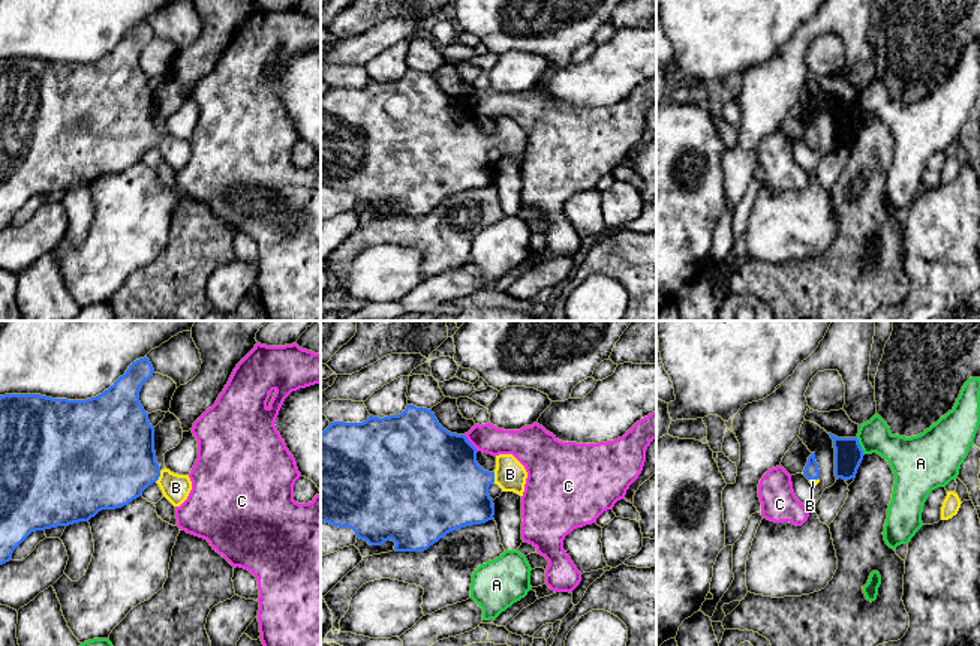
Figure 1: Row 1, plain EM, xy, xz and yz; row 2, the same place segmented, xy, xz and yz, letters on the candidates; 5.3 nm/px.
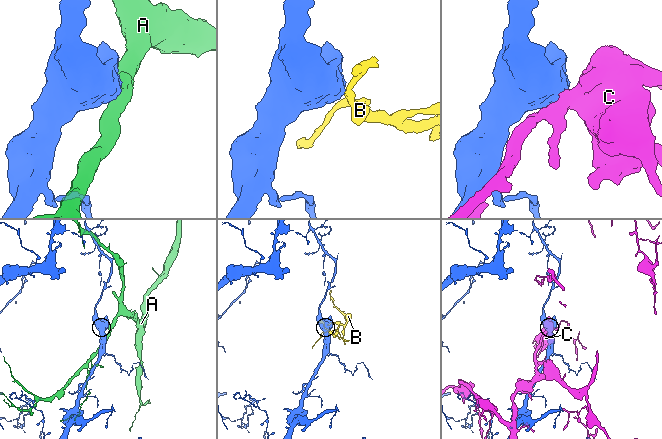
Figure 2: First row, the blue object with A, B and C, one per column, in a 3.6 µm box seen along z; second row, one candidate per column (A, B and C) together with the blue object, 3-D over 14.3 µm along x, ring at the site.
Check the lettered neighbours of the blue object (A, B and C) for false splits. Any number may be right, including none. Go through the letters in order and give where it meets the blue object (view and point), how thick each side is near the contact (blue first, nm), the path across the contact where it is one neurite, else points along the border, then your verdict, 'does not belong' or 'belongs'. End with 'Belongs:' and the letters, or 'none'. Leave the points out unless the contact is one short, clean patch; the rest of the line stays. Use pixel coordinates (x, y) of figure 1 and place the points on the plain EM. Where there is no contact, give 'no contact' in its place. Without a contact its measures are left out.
A: meets blue in yz at (859, 110); 160 nm thick on the blue side, 190 nm on the other; does not belong
B: meets blue in xy at (159, 140); 440 nm thick on the blue side, 150 nm on the other; runs through xy (116, 125), (159, 140), (176, 152); belongs
C: meets blue in xz at (471, 108); 480 nm thick on the blue side, 160 nm on the other; does not belong
Belongs: B

